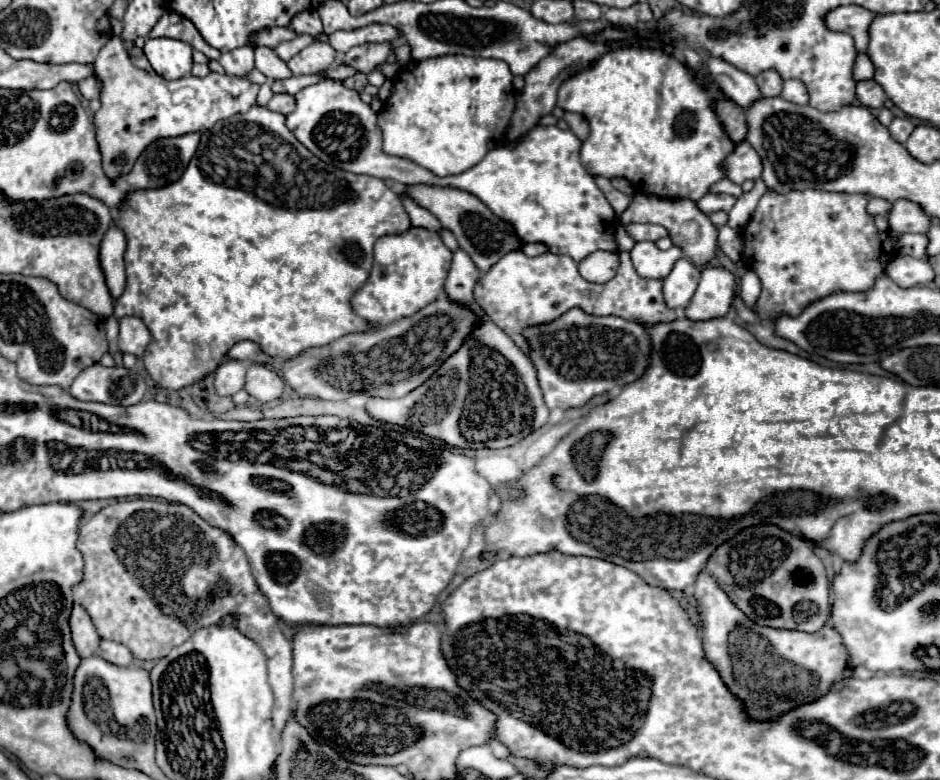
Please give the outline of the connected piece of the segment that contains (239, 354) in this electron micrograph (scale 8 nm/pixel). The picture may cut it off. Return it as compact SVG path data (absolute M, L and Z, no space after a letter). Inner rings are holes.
M243 340L243 342L237 342L229 352L227 352L227 358L233 358L233 360L241 360L241 362L267 362L267 356L261 352L261 348L255 344L255 342L249 342L249 340Z

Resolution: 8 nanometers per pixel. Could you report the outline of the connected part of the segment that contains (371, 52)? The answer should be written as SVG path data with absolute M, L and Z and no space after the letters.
M361 44L361 46L355 46L349 52L345 52L341 62L355 68L357 72L371 74L379 66L385 64L389 50L391 50L391 44Z

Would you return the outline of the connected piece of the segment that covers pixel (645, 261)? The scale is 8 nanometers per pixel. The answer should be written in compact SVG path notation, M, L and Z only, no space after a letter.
M637 242L631 250L631 260L637 274L649 280L667 278L679 258L683 258L683 252L679 248L673 246L663 252L653 242Z

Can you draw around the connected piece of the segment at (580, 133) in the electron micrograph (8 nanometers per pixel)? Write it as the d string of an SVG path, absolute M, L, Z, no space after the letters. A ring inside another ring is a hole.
M565 112L563 120L569 124L571 132L579 138L579 140L585 140L589 136L589 122L585 116L581 114L575 114L575 112Z

